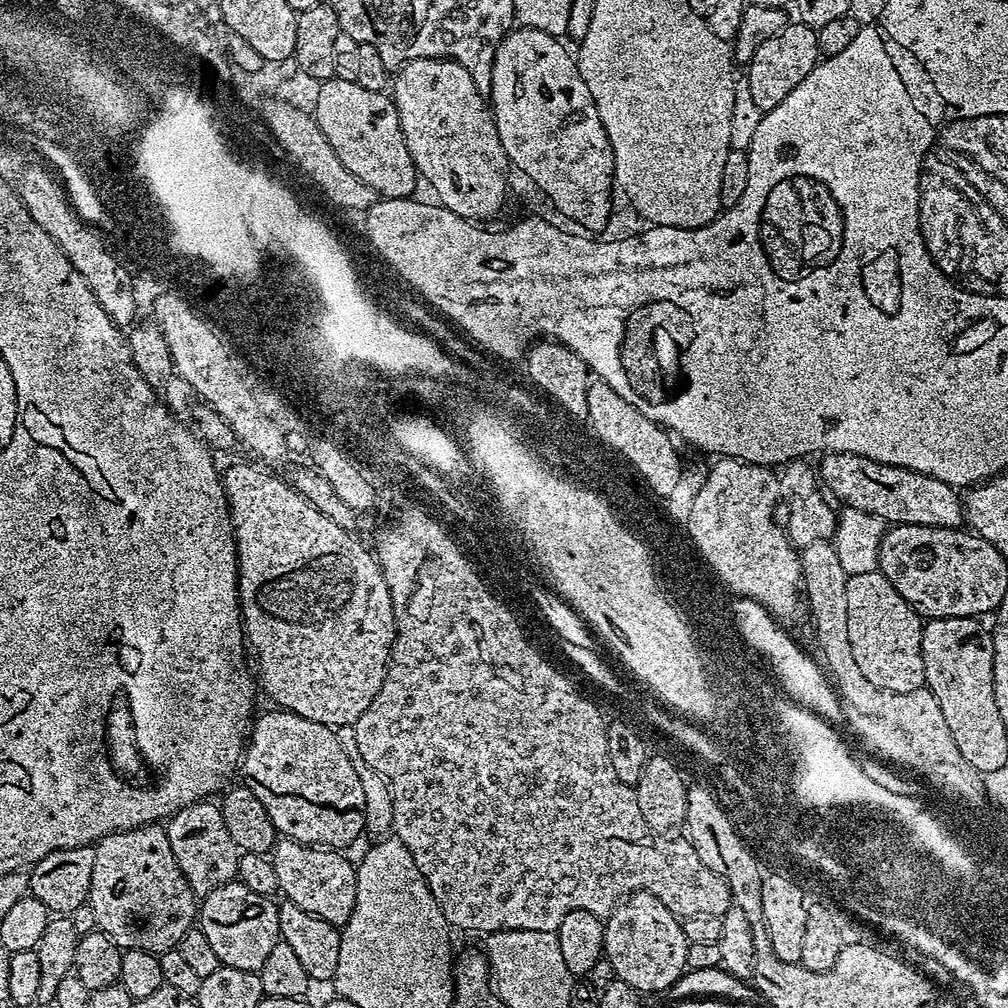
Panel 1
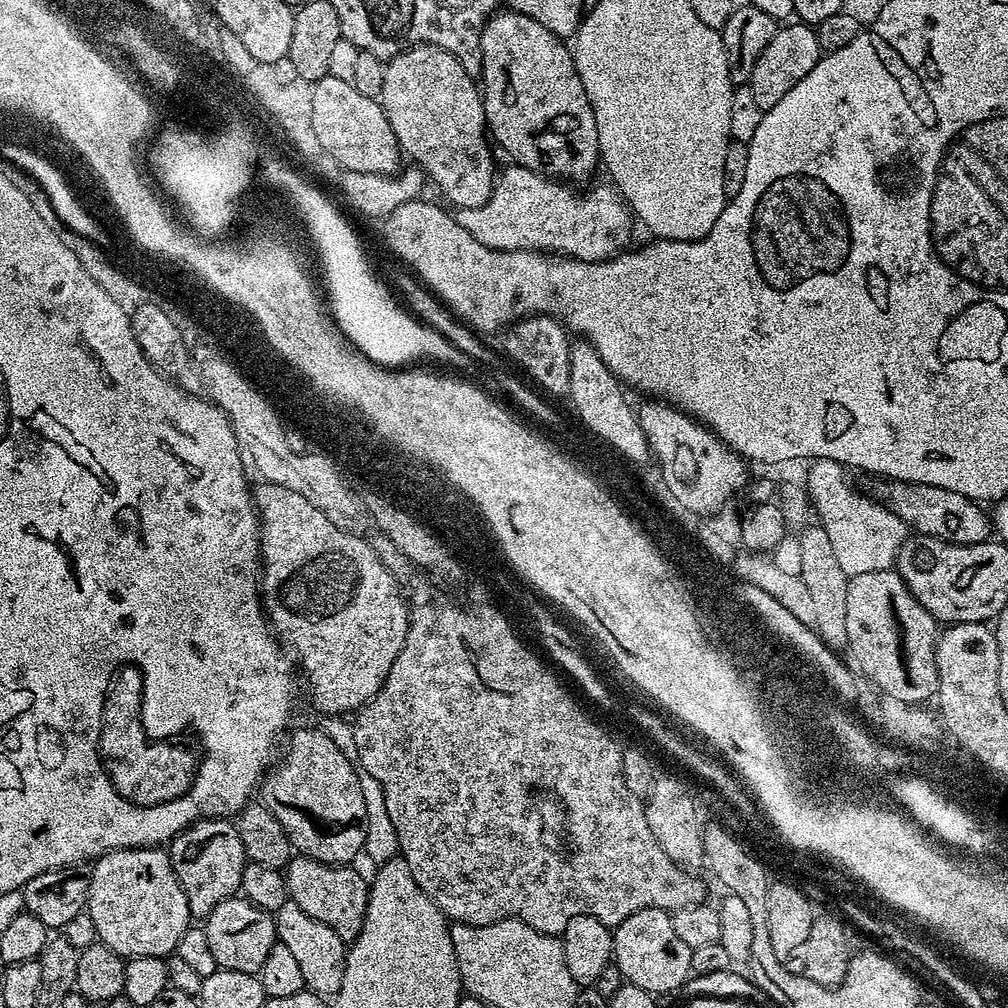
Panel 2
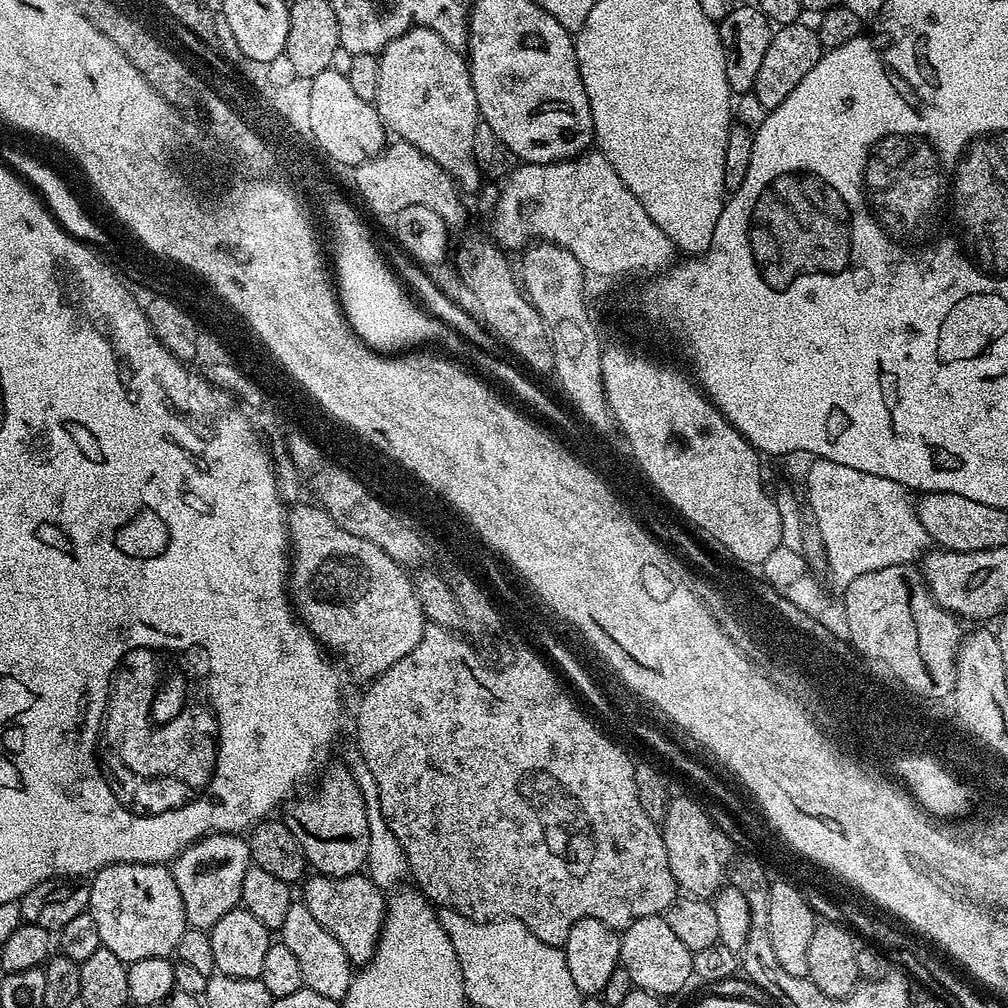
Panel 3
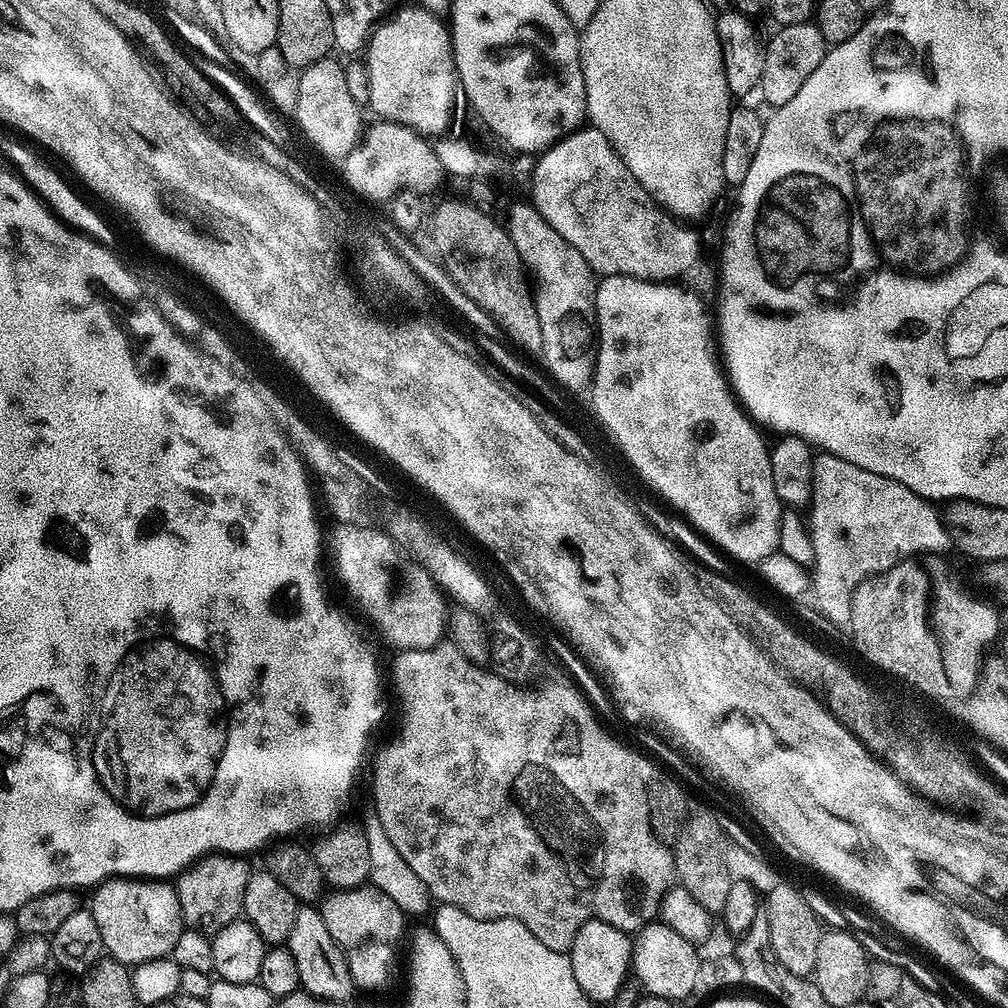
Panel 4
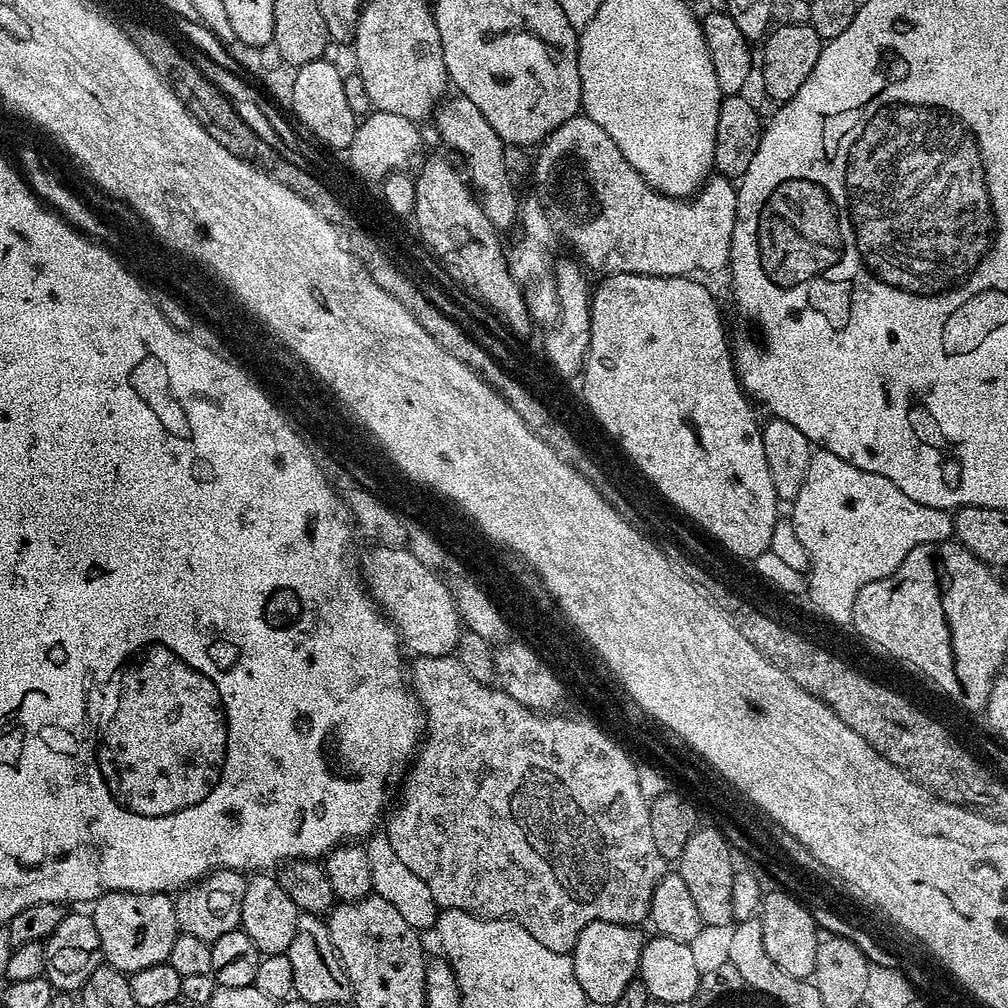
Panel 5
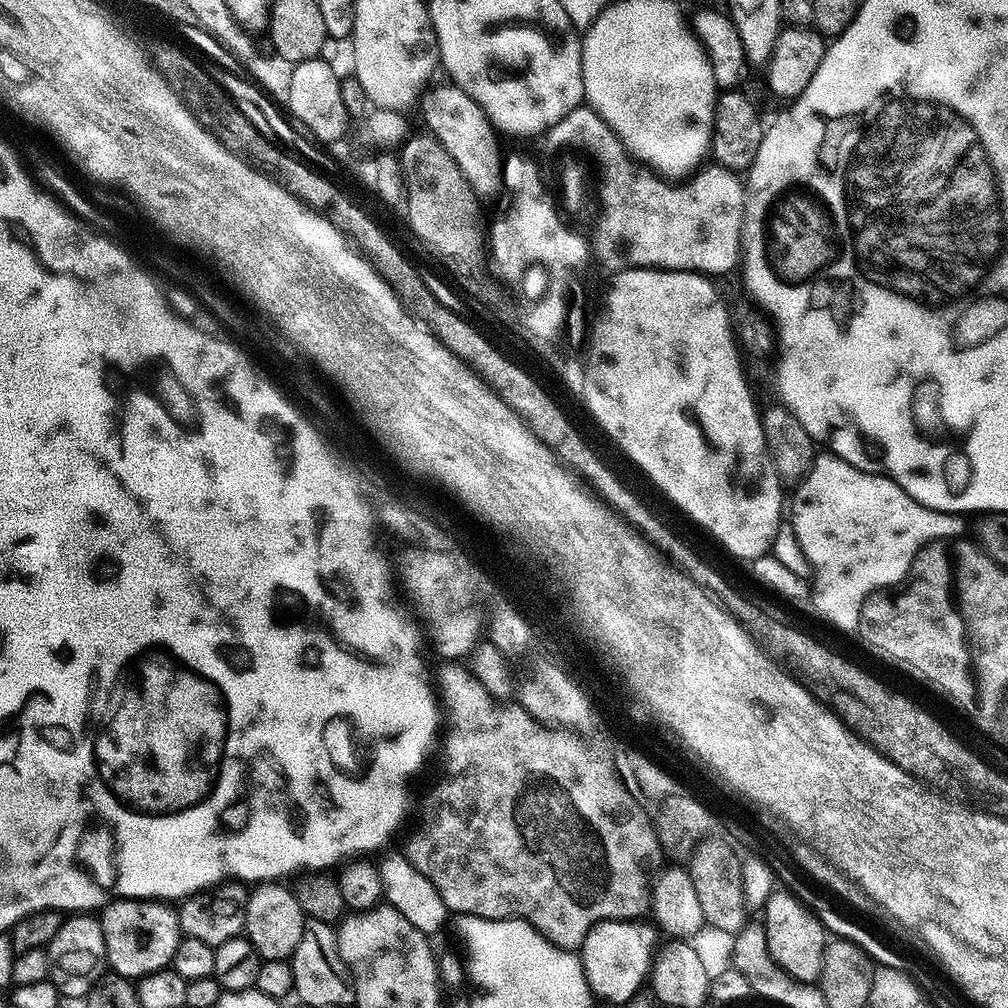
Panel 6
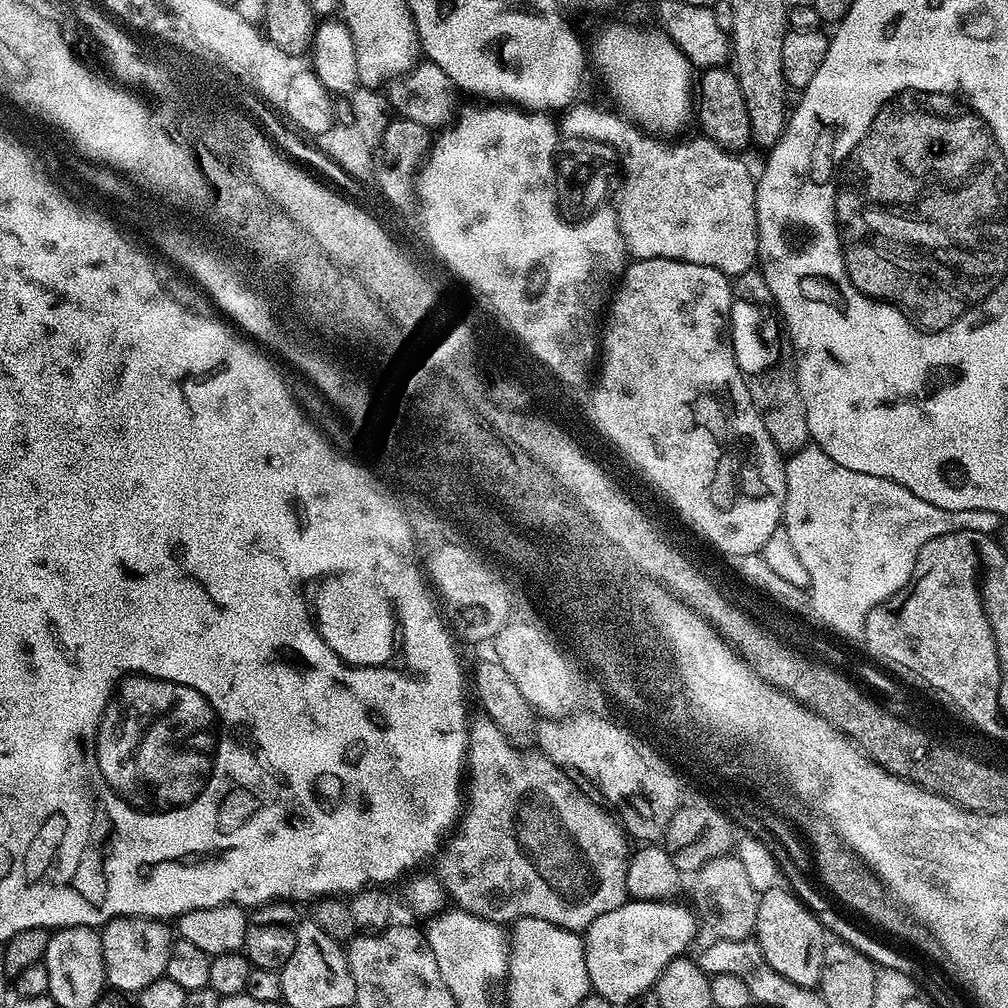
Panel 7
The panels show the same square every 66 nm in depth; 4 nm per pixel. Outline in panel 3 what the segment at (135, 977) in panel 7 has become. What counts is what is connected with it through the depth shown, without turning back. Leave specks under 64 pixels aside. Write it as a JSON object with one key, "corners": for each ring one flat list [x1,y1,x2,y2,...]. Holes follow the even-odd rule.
{"corners":[[111,864,100,869,90,880,90,902,88,906,94,918,94,926,98,926,98,938,100,939,101,945,109,948,114,954,118,954,118,958,122,958,127,965,138,962,138,958,171,957,178,946,178,938,182,938,188,922,184,913,184,907,182,906,182,894,178,894,178,886,174,886,172,873,163,864]]}

